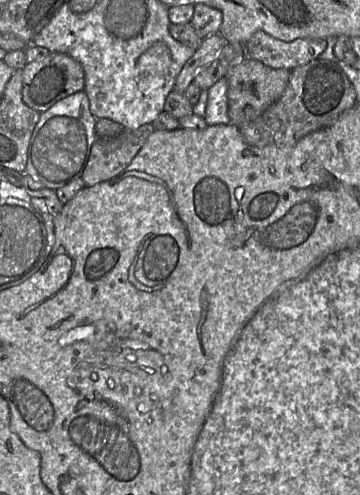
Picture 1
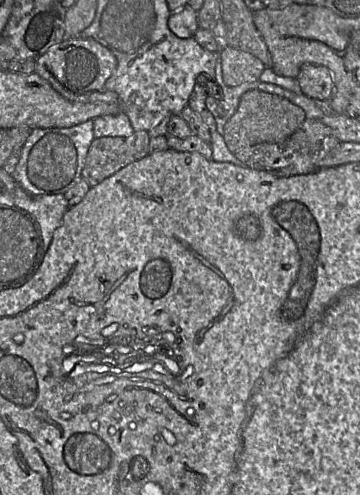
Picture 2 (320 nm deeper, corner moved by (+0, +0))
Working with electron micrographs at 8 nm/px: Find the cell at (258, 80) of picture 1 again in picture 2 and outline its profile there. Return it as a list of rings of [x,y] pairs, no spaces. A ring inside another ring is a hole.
[[[253,89],[245,92],[235,113],[224,125],[222,137],[233,154],[260,143],[278,143],[289,138],[306,120],[305,111],[276,94]]]

